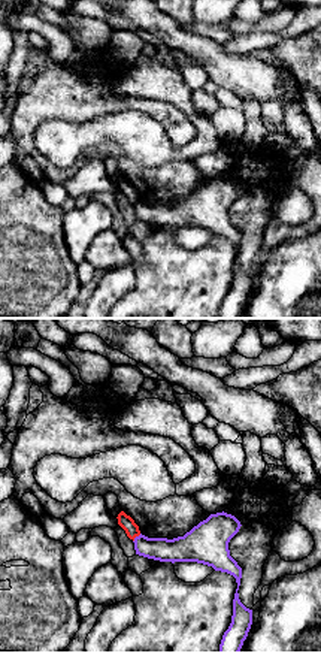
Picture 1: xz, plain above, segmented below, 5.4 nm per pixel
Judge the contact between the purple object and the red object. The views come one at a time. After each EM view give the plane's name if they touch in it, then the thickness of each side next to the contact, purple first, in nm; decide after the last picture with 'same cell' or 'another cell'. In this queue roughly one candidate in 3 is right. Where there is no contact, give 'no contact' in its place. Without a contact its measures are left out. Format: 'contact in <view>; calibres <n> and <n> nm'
contact in xz; calibres 140 and 80 nm

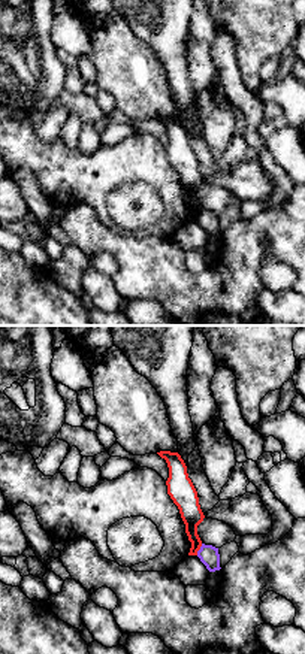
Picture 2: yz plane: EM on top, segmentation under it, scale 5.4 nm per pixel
contact in yz; calibres 110 and 120 nm

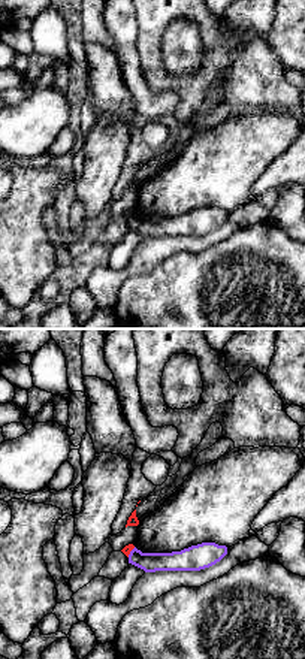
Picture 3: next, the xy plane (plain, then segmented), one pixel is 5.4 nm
contact in xy; calibres 110 and 50 nm

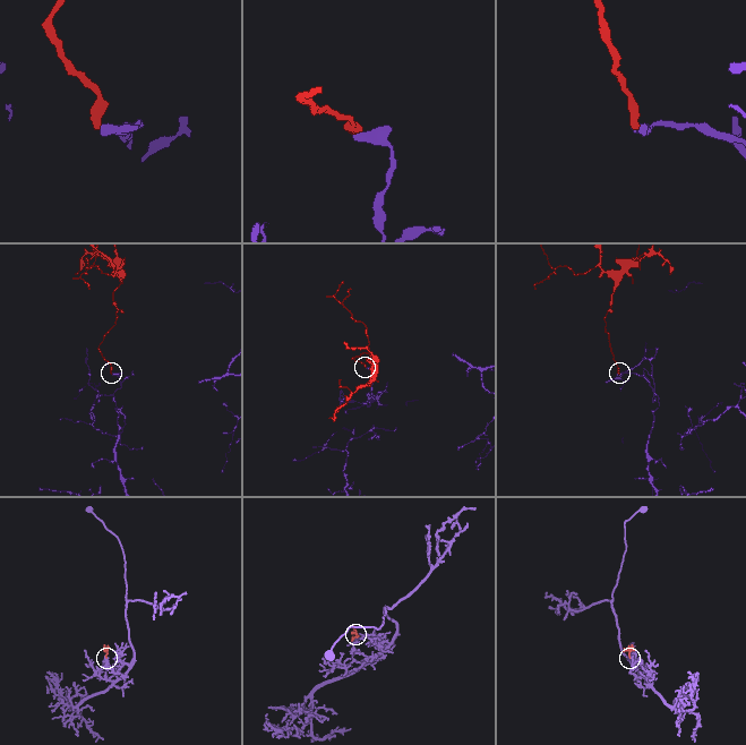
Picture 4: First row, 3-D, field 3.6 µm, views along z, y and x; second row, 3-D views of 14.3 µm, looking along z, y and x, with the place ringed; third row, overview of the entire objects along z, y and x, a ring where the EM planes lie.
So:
another cell

